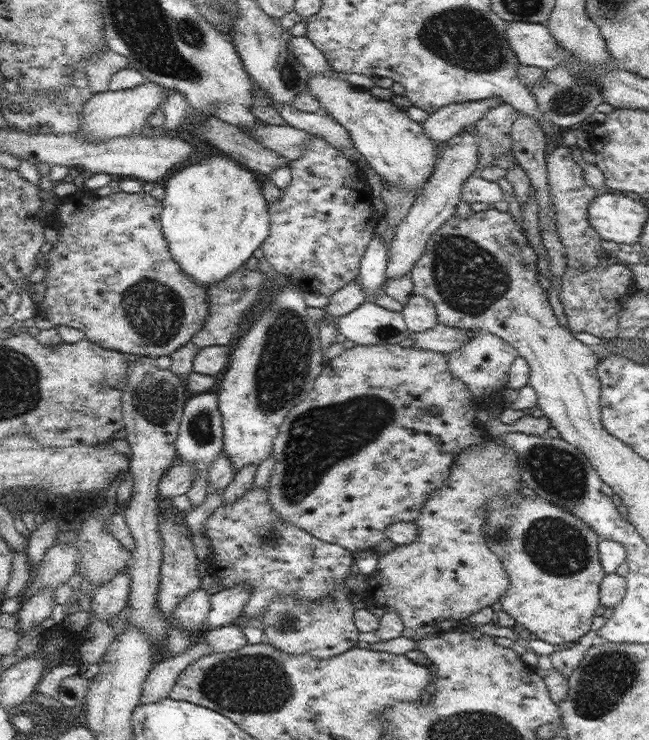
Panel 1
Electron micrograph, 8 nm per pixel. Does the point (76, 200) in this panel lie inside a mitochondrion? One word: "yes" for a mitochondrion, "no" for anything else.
no

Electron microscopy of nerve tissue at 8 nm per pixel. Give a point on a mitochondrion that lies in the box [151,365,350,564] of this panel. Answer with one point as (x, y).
(201, 430)

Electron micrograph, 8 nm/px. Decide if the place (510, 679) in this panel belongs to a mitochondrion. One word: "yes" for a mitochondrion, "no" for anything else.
no

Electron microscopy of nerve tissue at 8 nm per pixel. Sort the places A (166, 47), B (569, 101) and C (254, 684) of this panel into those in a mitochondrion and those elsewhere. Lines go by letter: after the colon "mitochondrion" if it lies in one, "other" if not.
A: mitochondrion
B: mitochondrion
C: mitochondrion

